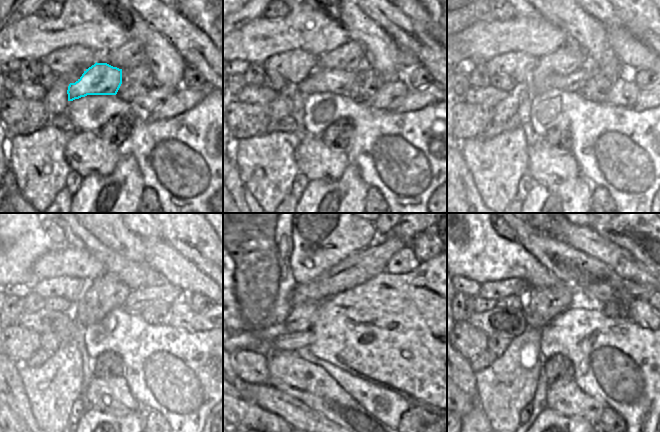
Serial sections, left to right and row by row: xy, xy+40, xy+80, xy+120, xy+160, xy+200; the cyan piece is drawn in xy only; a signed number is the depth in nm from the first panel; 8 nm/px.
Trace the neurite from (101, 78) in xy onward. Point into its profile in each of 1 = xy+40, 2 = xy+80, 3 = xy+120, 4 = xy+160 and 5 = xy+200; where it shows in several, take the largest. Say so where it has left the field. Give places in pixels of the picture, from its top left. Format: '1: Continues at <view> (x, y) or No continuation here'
1: Continues at xy+40 (337, 81)
2: Continues at xy+80 (573, 83)
3: Continues at xy+120 (137, 300)
4: Continues at xy+160 (368, 297)
5: Continues at xy+200 (638, 290).

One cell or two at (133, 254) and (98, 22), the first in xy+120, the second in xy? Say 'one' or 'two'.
two

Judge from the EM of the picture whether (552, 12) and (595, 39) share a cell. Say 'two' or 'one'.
one

